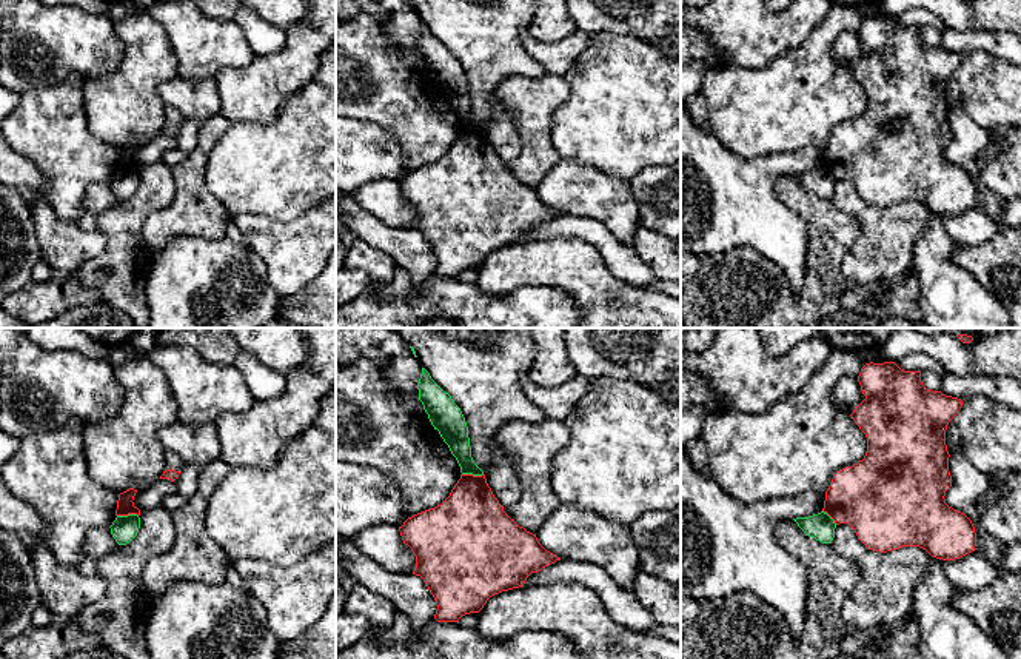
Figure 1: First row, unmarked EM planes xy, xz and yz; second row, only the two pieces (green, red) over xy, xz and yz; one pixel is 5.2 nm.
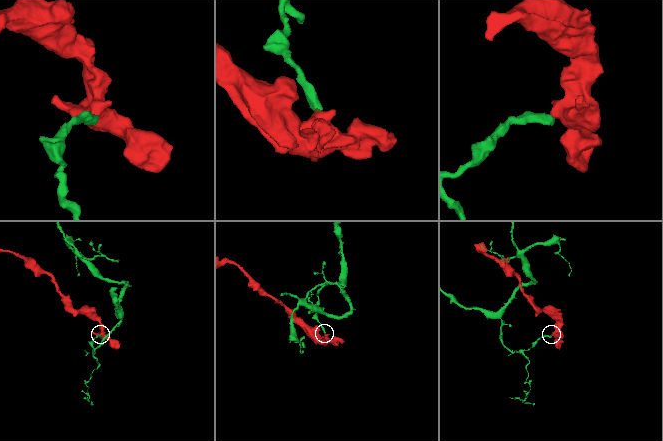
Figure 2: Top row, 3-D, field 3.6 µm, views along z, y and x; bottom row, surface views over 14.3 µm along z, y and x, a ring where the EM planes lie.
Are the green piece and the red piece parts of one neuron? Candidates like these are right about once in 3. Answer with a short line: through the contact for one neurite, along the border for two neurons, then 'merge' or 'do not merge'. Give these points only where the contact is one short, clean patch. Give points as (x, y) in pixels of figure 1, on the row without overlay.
line xy (137, 170), (117, 171); do not merge

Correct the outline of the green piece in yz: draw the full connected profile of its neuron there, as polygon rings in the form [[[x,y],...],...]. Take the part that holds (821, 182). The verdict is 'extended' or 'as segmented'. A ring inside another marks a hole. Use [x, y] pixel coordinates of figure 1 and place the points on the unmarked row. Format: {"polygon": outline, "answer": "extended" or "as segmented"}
{"polygon": [[[821,166],[808,172],[796,172],[793,176],[807,191],[815,192],[822,199],[832,199],[836,179],[827,168]]], "answer": "as segmented"}

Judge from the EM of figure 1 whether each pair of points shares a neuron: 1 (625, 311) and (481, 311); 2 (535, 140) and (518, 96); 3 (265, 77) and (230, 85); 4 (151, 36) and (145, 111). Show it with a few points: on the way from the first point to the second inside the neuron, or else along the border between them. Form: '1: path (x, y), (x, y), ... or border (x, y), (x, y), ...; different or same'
1: border (552, 288), (565, 291), (581, 311); different
2: path (535, 130), (533, 111), (528, 107); same
3: path (256, 85), (239, 85); same
4: path (147, 54), (145, 93); same

